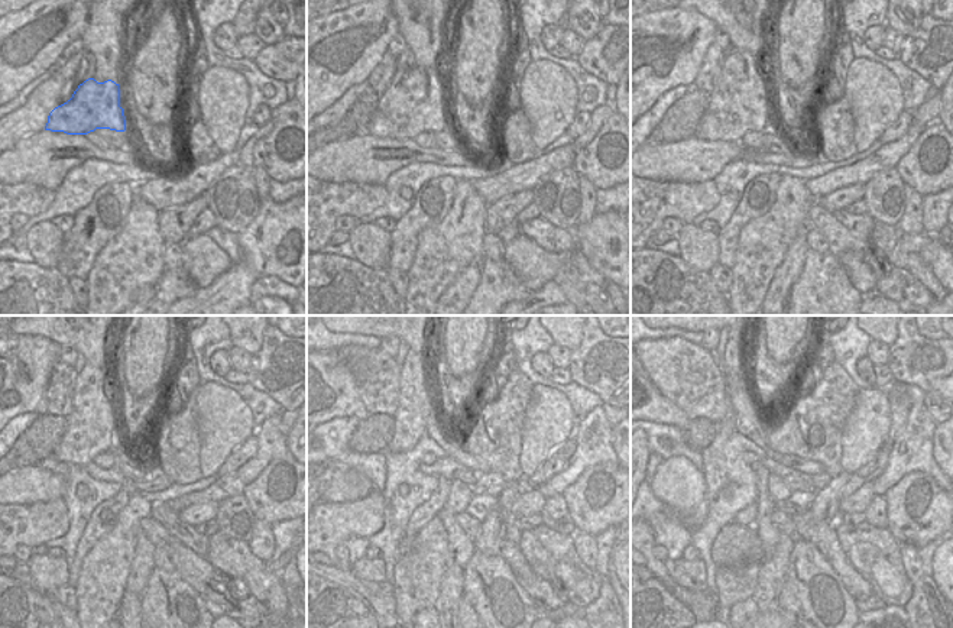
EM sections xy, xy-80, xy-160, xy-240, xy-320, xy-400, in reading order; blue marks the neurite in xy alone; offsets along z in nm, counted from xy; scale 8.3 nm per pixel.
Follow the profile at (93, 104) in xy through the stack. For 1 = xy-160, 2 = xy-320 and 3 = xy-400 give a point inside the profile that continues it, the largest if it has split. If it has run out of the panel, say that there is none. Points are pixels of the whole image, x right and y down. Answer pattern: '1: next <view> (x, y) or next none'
1: next xy-160 (739, 102)
2: next xy-320 (415, 402)
3: next xy-400 (733, 355)

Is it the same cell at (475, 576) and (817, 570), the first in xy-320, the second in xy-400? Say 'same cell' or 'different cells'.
same cell

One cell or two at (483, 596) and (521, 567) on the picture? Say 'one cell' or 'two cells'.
two cells

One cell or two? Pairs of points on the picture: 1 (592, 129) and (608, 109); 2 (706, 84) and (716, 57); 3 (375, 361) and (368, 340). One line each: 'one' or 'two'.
1: one
2: one
3: two

